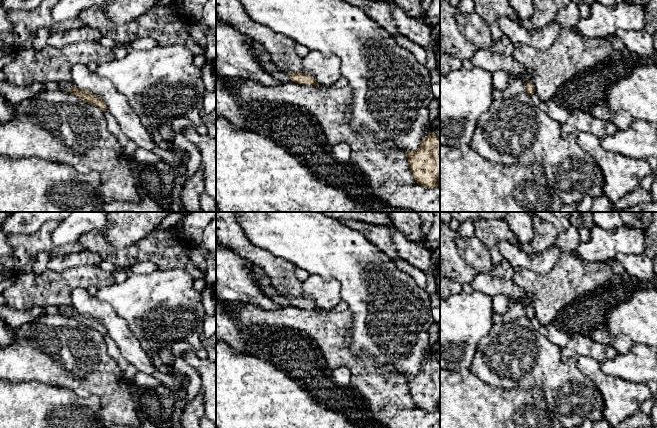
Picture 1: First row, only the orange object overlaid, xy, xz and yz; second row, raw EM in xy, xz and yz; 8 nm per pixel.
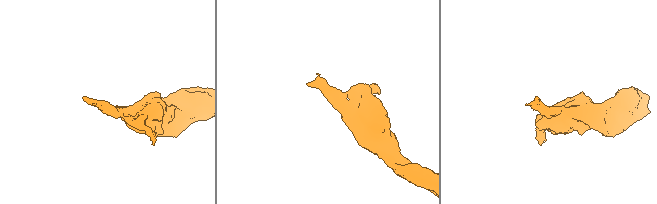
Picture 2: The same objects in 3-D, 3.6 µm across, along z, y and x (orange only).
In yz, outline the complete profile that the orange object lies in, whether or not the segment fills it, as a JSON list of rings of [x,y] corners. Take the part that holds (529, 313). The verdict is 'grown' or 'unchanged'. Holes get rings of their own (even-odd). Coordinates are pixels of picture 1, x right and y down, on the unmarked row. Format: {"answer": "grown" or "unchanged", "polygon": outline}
{"answer": "grown", "polygon": [[[511,304],[504,314],[494,312],[493,322],[511,321],[523,316],[531,320],[535,317],[534,309],[530,305],[523,306],[521,304]]]}

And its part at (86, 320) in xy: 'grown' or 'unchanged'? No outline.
grown

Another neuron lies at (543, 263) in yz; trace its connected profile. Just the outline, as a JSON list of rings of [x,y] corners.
[[[505,240],[498,242],[498,249],[503,259],[513,268],[524,268],[537,274],[546,275],[556,265],[562,250],[552,246],[540,254],[526,253],[520,245]]]

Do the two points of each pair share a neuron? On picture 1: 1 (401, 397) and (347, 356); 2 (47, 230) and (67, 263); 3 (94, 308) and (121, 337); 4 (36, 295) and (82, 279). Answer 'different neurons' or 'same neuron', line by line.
1: same neuron
2: different neurons
3: same neuron
4: same neuron

